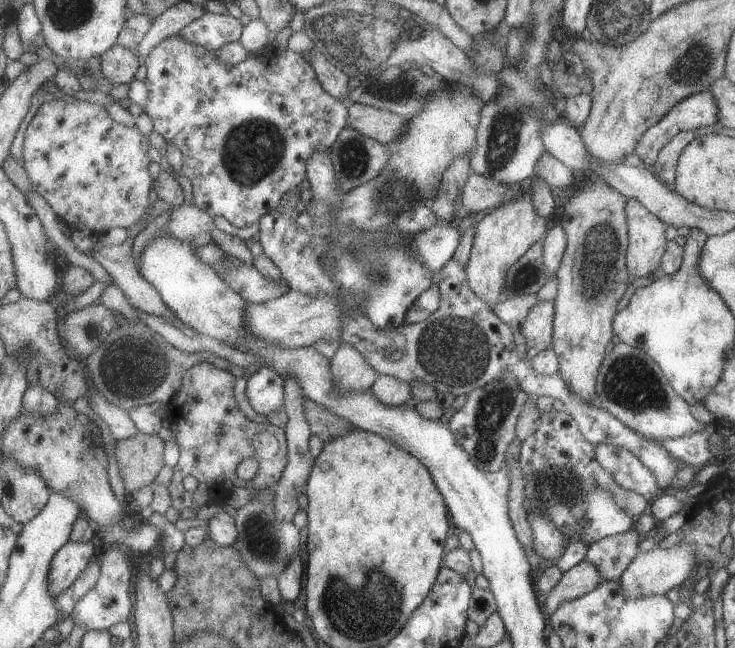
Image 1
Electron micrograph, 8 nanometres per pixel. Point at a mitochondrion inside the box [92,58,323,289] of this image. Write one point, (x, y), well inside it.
(254, 148)

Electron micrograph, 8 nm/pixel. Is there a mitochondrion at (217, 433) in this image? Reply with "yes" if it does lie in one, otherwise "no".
yes

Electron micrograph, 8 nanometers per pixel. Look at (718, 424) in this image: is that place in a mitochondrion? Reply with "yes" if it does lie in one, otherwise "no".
no

